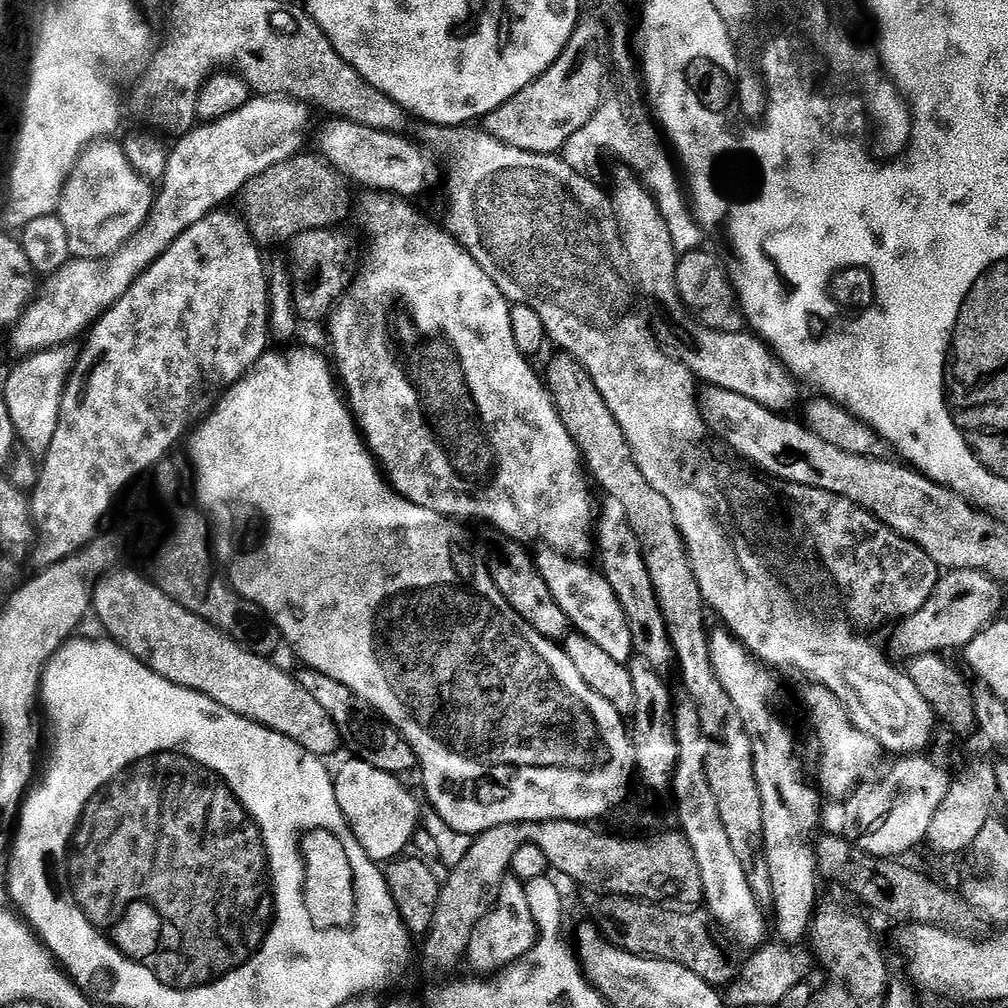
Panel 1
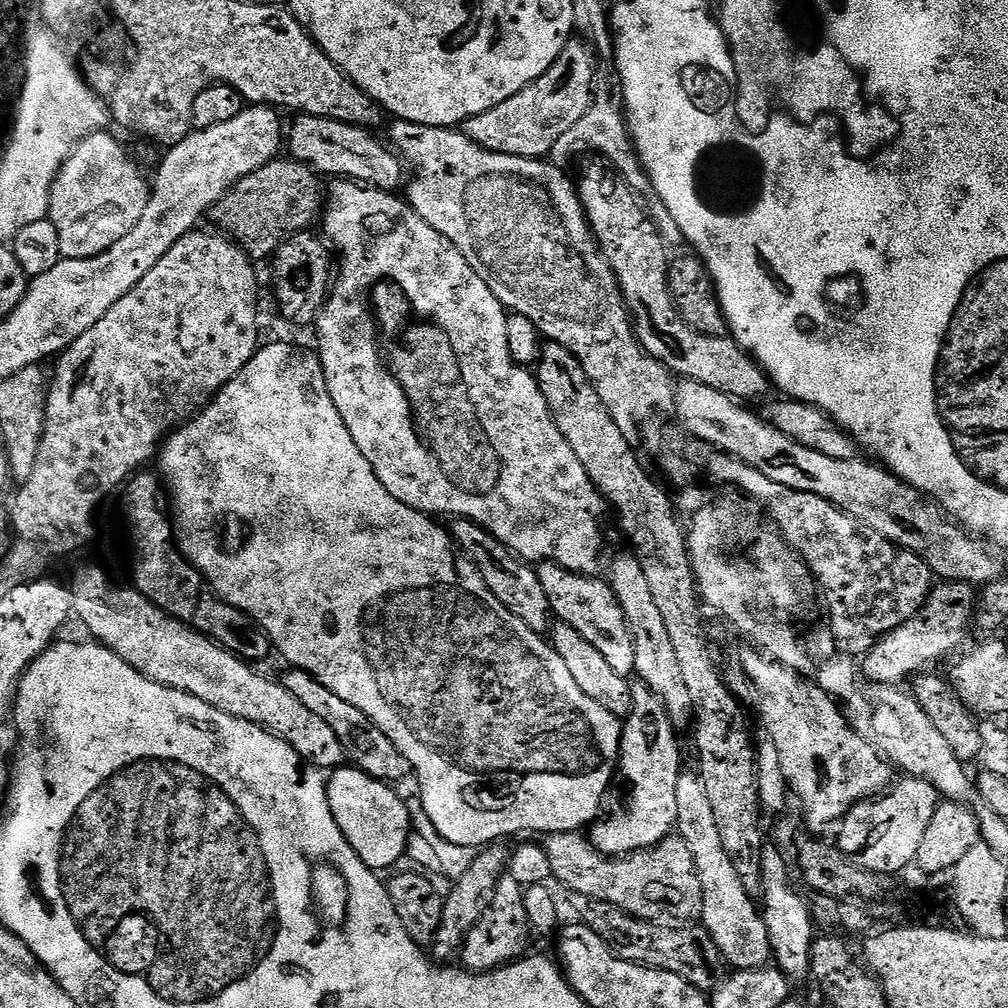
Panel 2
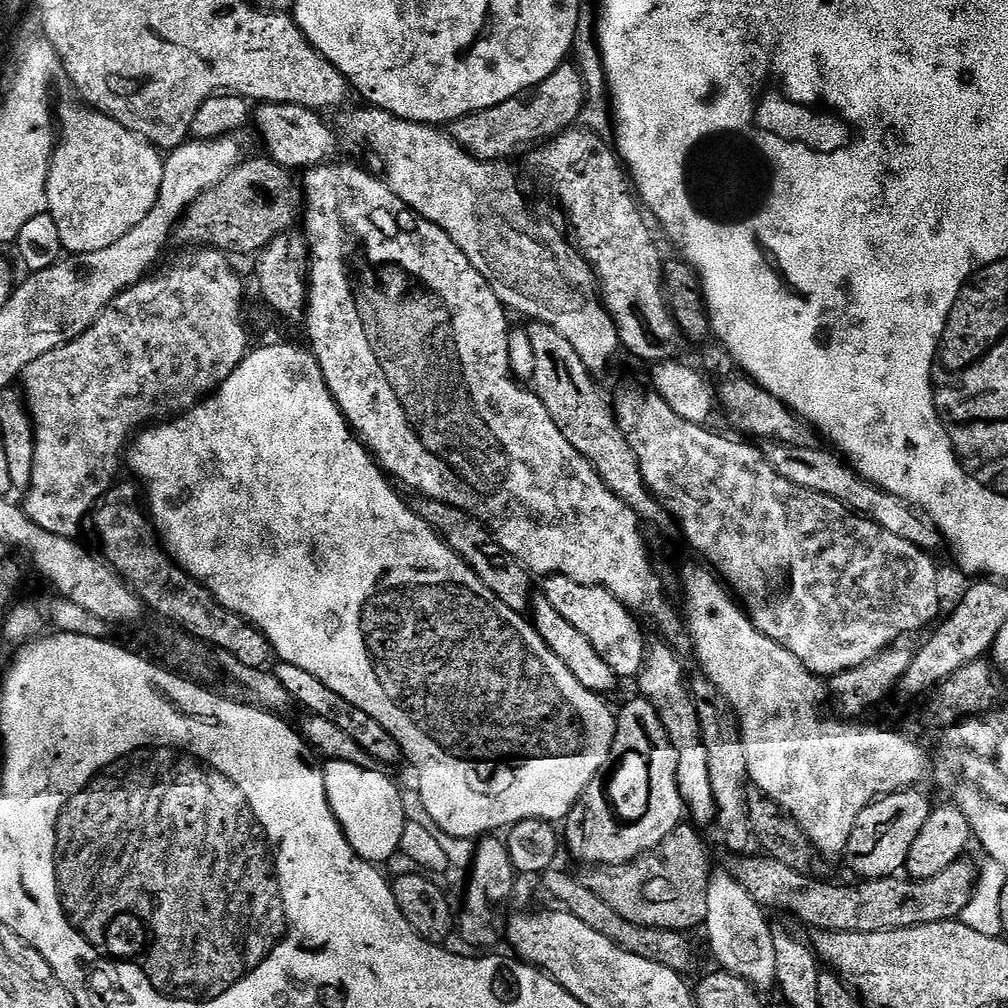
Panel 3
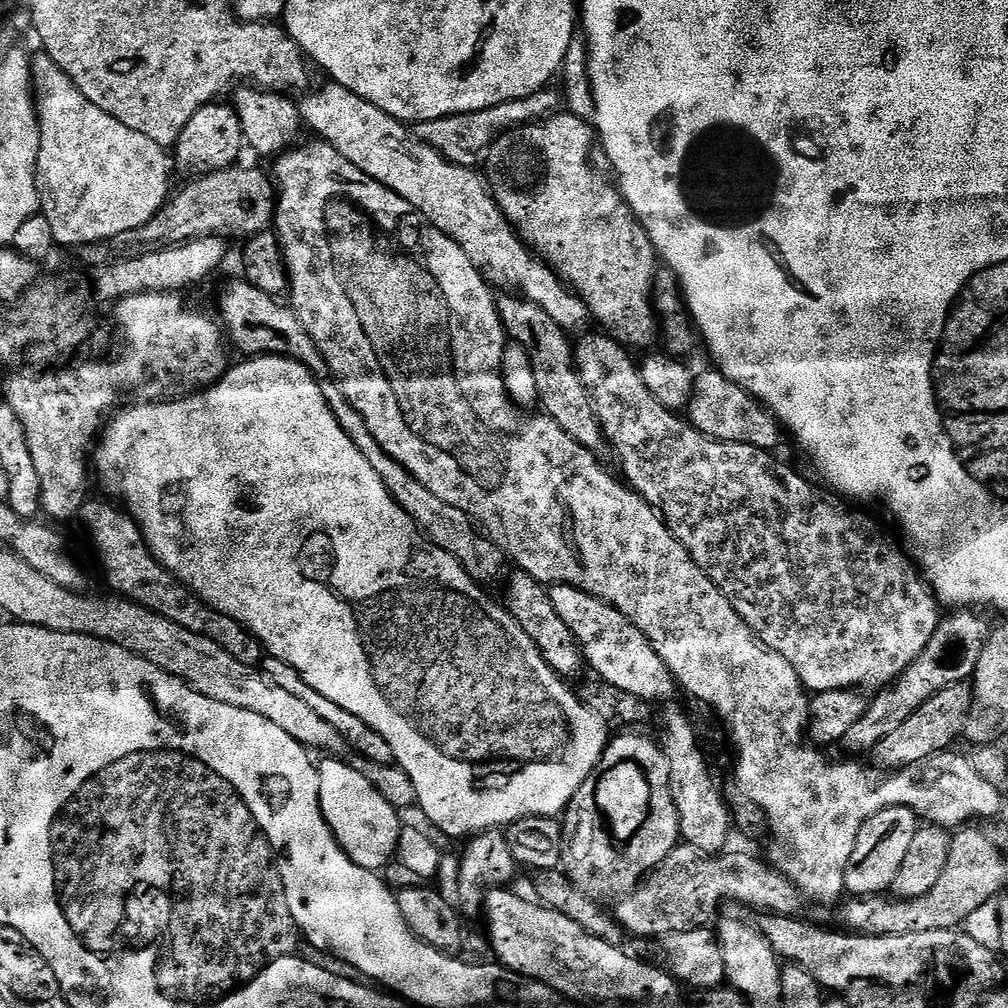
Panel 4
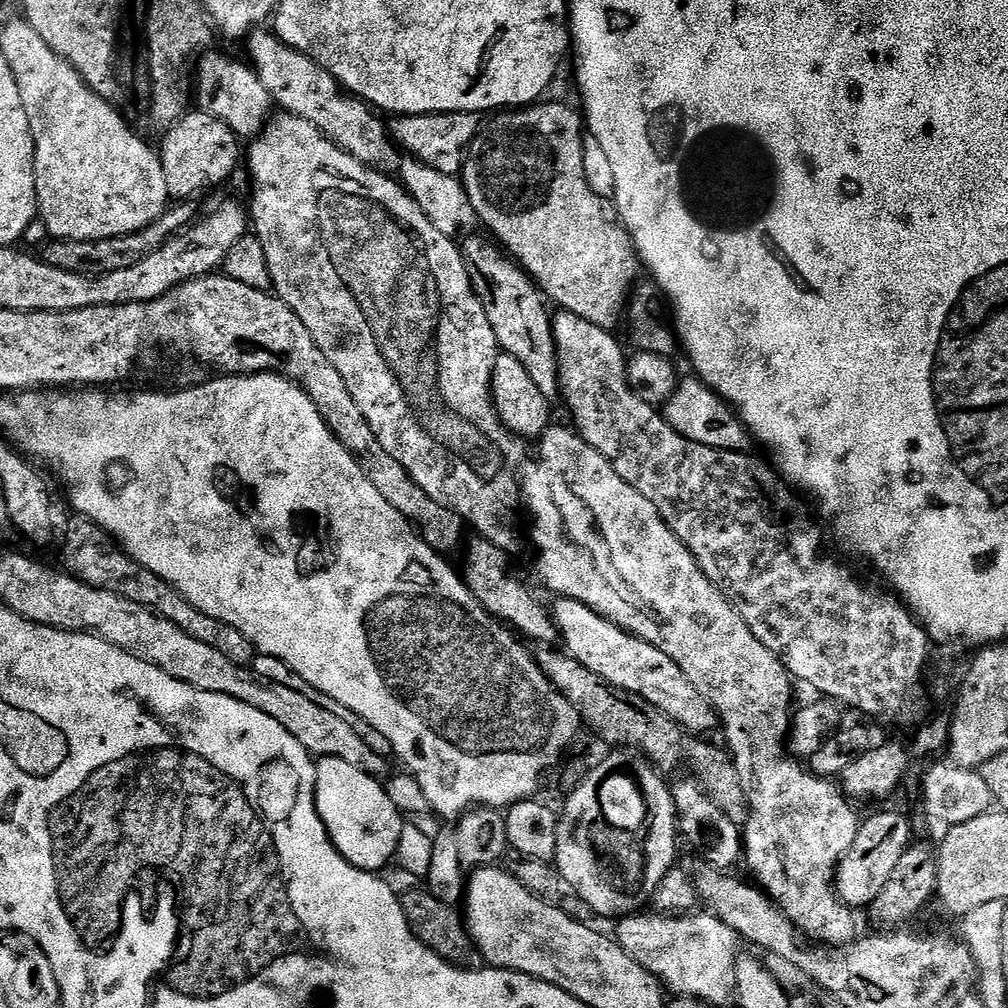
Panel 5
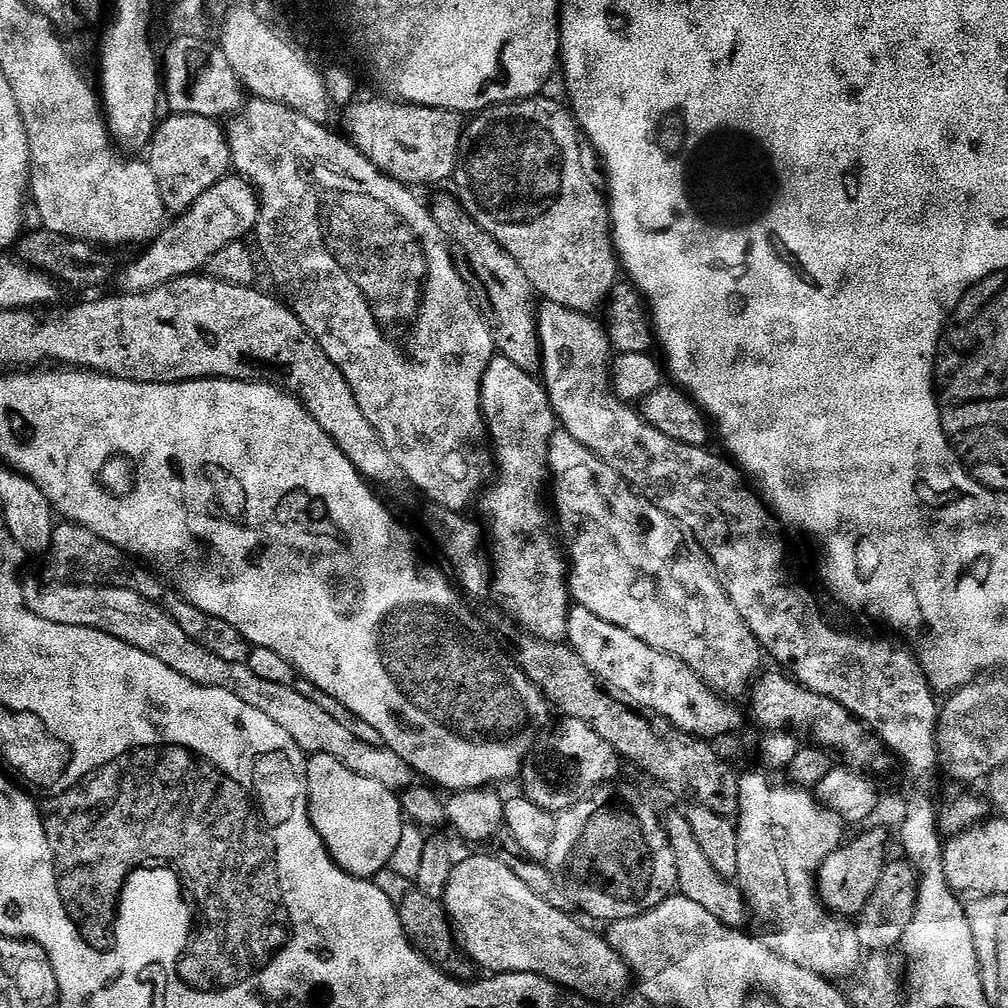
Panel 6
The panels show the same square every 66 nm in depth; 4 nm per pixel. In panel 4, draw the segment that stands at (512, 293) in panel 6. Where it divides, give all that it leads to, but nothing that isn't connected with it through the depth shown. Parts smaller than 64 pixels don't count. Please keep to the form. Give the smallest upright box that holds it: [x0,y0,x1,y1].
[498,298,606,450]

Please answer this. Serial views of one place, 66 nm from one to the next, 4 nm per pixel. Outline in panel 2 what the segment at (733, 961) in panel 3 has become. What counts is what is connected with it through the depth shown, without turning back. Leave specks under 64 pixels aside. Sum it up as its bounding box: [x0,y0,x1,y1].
[678,771,772,962]

